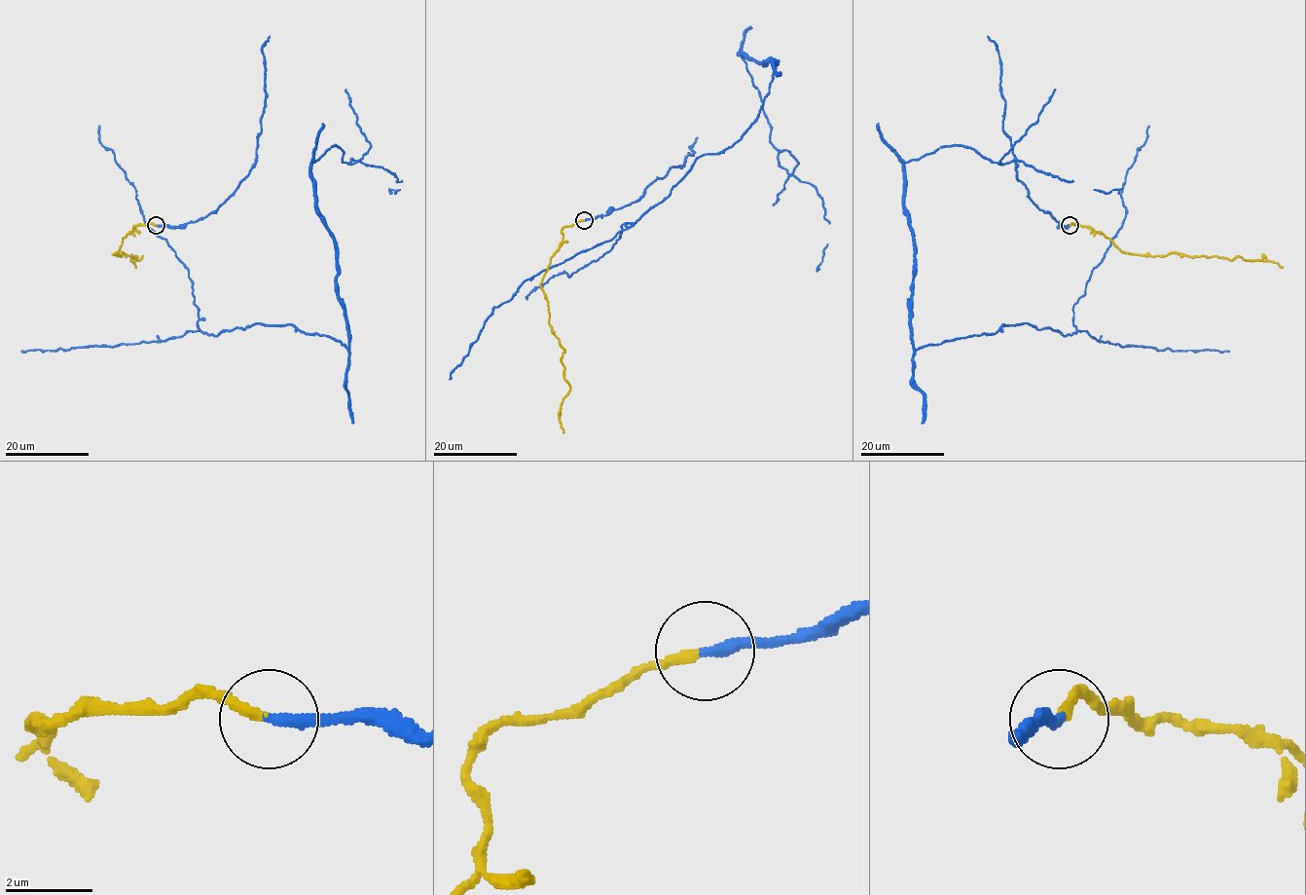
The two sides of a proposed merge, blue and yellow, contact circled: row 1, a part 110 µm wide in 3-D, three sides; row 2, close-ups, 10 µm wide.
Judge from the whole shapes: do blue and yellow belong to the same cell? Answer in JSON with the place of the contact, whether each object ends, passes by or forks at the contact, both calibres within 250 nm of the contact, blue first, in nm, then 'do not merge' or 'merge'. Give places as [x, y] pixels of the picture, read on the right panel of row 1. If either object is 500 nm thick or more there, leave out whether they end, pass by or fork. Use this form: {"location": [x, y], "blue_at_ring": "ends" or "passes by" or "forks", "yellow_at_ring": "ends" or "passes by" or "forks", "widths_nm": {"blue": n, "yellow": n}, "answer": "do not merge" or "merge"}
{"location": [1070, 225], "blue_at_ring": "ends", "yellow_at_ring": "ends", "widths_nm": {"blue": 260, "yellow": 200}, "answer": "do not merge"}

